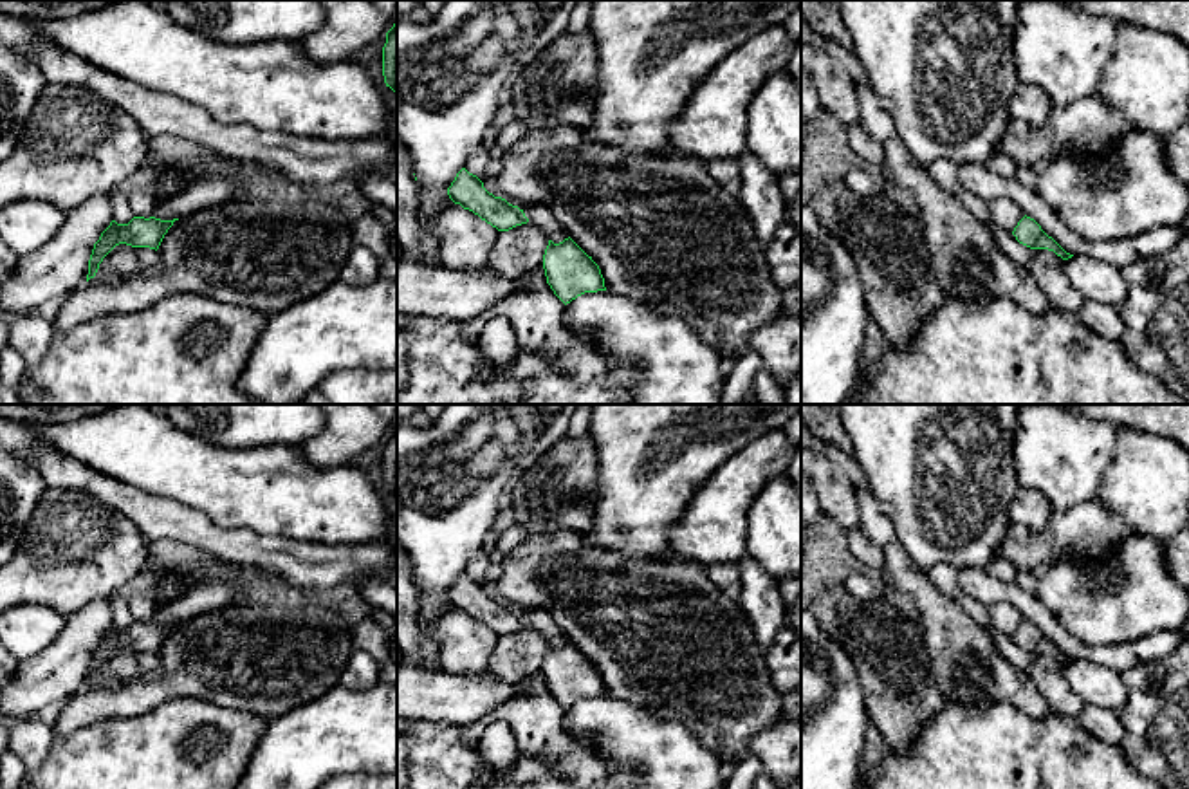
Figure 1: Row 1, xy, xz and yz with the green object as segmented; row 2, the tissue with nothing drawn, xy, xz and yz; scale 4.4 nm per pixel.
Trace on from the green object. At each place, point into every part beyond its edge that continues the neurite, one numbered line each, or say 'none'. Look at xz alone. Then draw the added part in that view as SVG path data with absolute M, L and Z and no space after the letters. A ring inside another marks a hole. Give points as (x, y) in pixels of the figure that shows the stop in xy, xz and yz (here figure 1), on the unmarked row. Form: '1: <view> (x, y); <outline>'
none

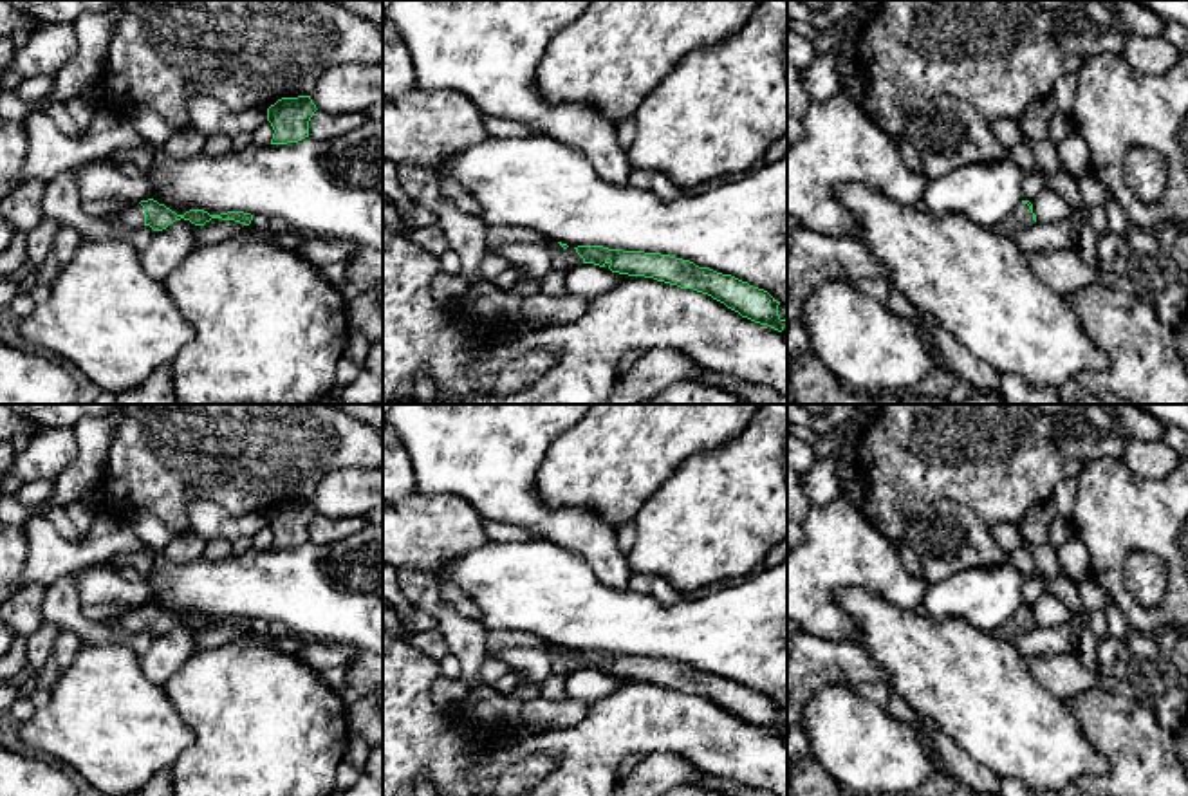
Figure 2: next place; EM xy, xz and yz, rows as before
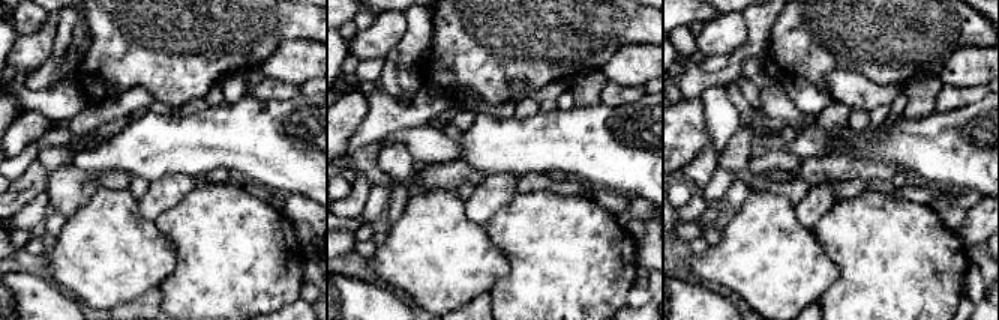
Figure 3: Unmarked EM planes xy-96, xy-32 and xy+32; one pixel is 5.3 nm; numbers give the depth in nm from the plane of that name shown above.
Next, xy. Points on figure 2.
1: xy (132, 621); M137 606L123 616L112 617L107 625L114 630L119 630L121 634L126 634L126 635L139 634L144 630L144 614Z

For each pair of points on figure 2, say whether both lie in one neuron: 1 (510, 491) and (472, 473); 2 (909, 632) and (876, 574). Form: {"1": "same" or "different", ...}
{"1": "same", "2": "different"}

